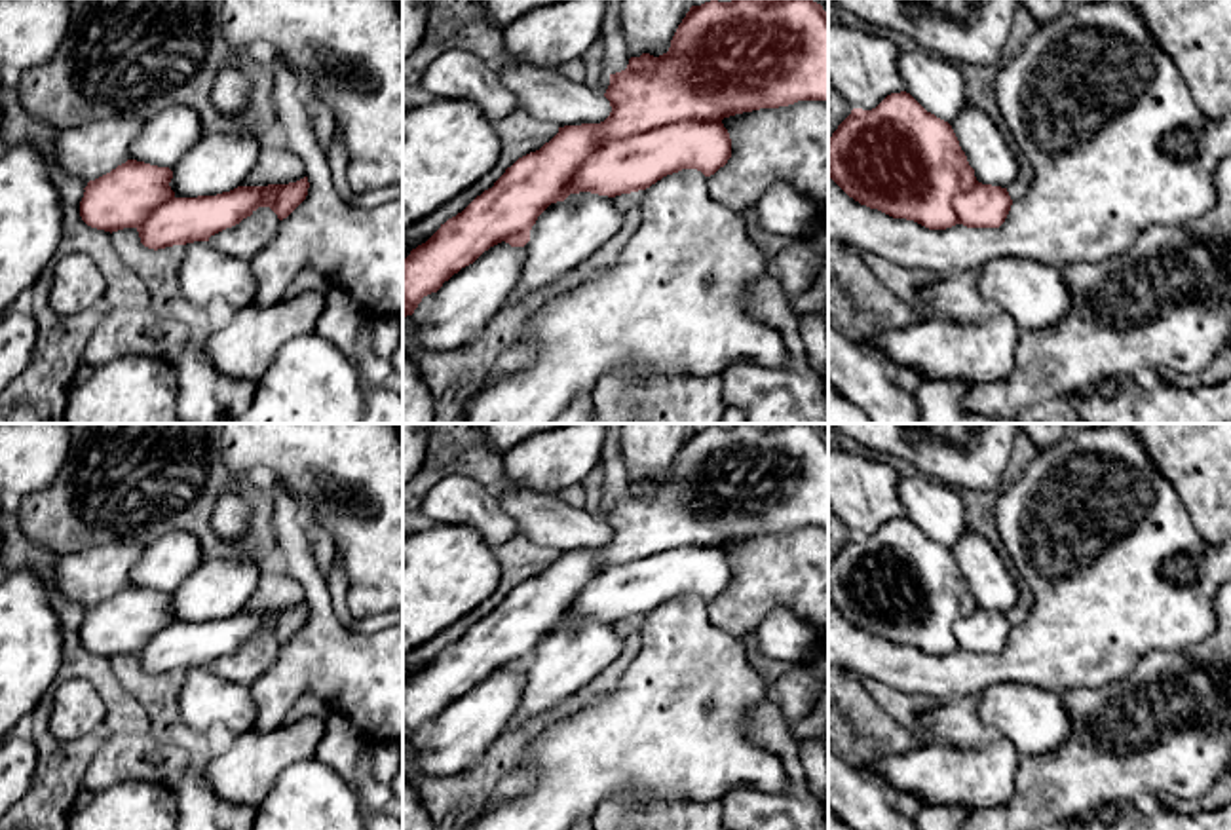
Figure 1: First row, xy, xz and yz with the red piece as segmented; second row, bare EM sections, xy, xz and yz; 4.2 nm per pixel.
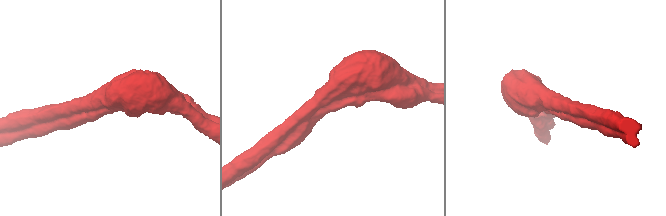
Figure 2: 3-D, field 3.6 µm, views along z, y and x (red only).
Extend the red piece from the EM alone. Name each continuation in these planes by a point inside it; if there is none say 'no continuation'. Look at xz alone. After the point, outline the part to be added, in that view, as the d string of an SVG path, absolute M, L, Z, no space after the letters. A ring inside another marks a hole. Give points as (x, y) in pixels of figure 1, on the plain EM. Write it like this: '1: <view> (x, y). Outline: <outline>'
no continuation

